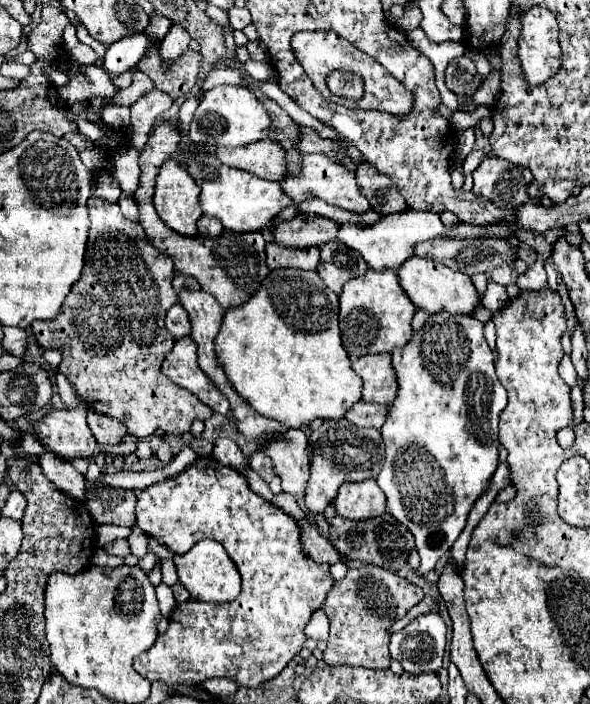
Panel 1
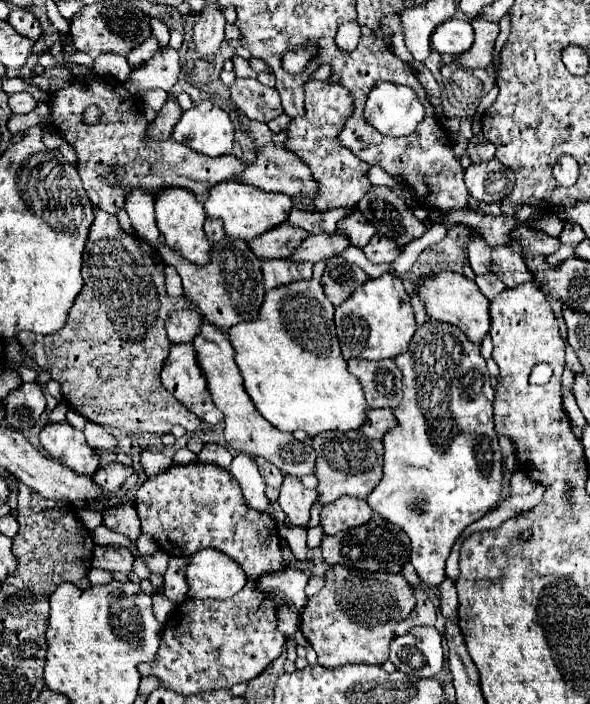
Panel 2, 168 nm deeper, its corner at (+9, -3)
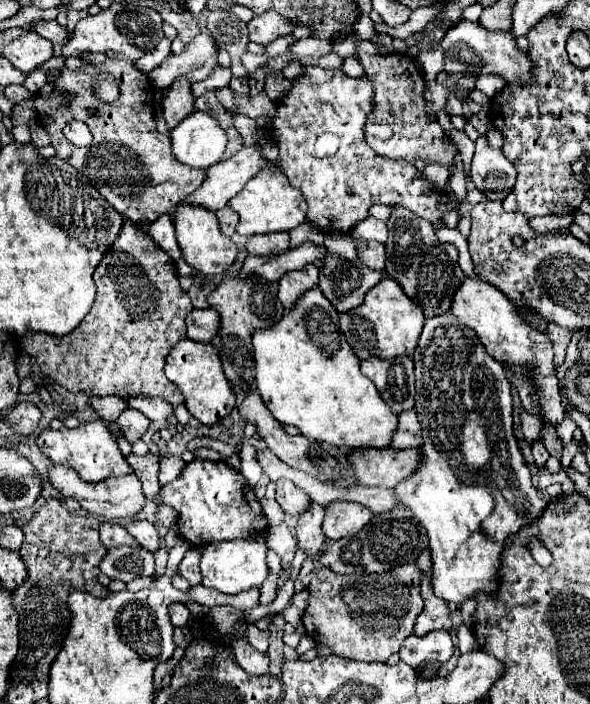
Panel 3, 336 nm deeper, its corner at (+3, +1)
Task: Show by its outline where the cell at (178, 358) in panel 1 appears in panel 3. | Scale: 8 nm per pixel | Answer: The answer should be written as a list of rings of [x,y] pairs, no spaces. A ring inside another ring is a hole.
[[[190,338],[180,340],[166,356],[164,372],[166,372],[166,378],[172,380],[184,394],[184,404],[186,404],[188,412],[206,426],[220,422],[236,406],[236,396],[222,372],[218,350],[212,344],[194,342]]]

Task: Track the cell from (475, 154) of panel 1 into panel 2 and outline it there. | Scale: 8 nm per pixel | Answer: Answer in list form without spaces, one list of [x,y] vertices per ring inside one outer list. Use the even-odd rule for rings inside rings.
[[[474,134],[472,140],[468,142],[468,148],[466,148],[466,154],[470,158],[472,164],[478,164],[478,162],[486,162],[486,160],[492,160],[494,158],[494,144],[490,140],[486,140],[484,134]]]

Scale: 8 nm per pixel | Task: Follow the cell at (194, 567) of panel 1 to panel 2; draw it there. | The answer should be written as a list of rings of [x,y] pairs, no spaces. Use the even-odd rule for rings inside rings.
[[[210,548],[188,556],[186,582],[190,598],[226,600],[244,588],[246,576],[234,560]]]

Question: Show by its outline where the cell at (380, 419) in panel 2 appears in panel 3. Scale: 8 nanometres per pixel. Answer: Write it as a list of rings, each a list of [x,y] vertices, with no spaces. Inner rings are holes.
[[[414,410],[398,414],[398,430],[392,440],[392,448],[422,448],[422,430]]]

